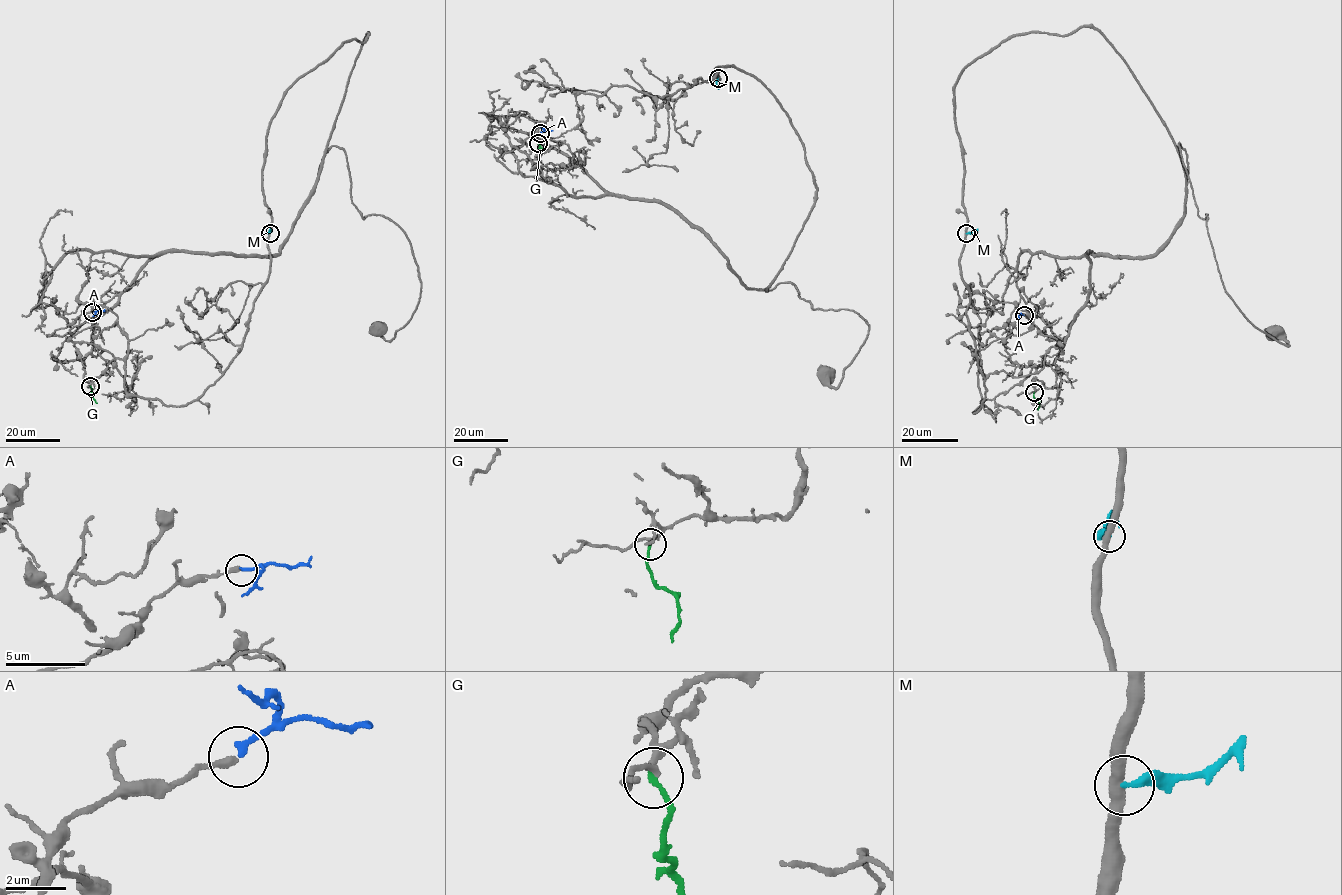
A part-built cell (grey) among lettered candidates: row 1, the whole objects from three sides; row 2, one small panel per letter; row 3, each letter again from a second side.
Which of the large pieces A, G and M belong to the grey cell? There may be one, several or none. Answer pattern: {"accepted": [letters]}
{"accepted": ["A"]}

